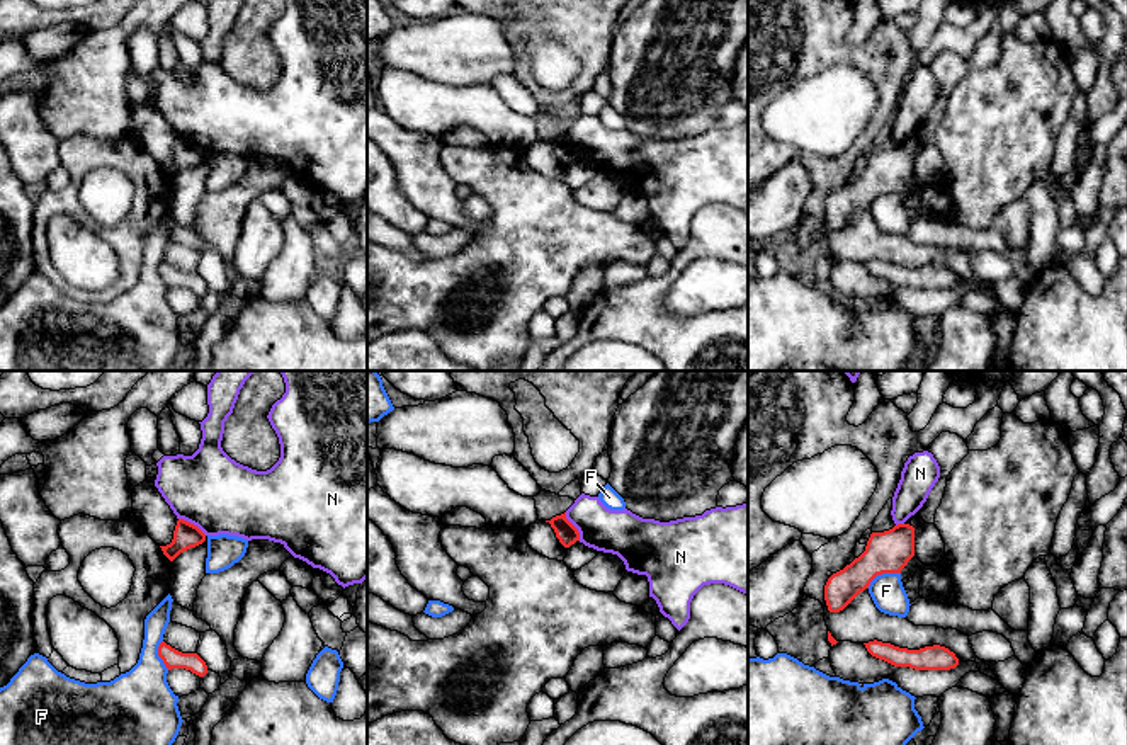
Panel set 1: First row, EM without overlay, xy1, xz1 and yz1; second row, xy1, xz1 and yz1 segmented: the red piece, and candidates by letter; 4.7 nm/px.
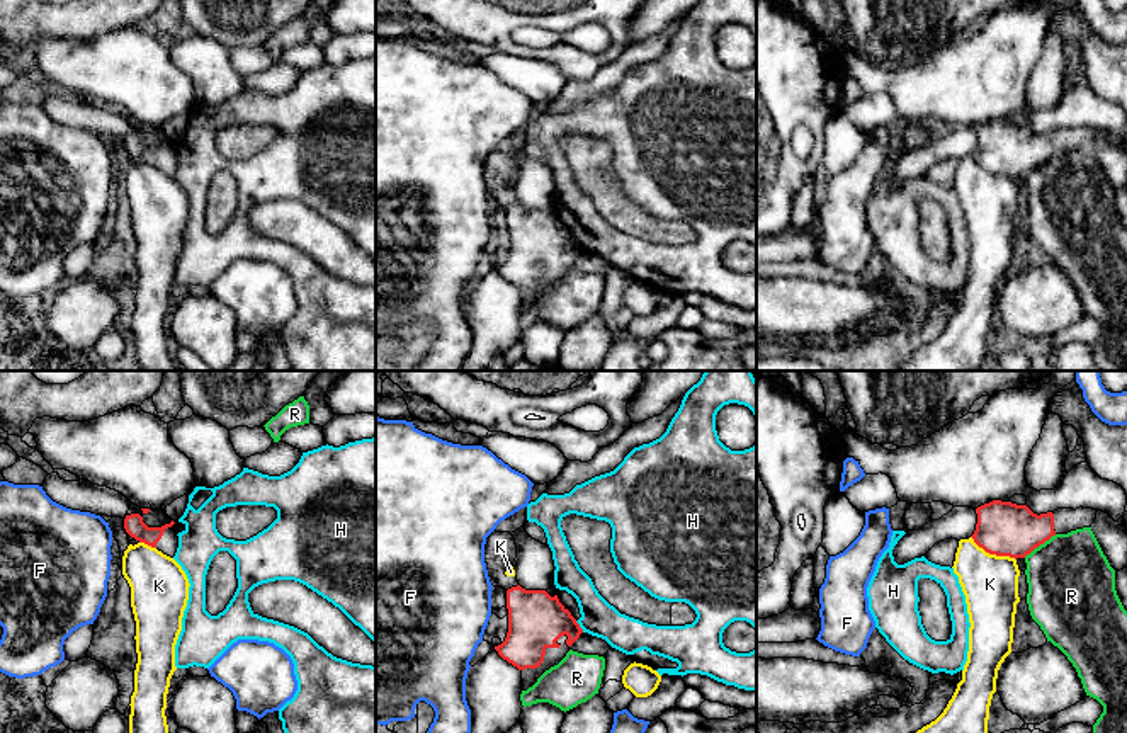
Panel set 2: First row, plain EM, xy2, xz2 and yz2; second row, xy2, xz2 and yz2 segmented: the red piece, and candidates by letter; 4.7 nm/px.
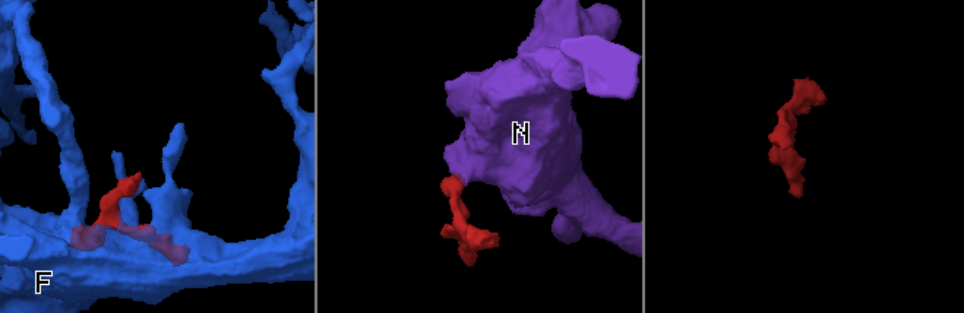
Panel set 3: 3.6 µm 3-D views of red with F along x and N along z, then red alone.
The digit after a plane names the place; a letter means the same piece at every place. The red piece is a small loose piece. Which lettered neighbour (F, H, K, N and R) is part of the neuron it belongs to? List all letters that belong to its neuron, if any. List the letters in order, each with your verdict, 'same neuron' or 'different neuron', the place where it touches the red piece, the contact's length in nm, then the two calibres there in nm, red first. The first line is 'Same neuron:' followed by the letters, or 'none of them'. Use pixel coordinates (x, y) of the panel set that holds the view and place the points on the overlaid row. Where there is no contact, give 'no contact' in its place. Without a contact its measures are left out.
Same neuron: none of them
F: different neuron; meets red in yz1 at (883, 572); contact 180 nm long; 200 nm thick on the red side, 160 nm on the other
H: different neuron; meets red in xz2 at (578, 626); contact 70 nm long; 280 nm thick on the red side, 170 nm on the other
K: different neuron; meets red in yz2 at (993, 553); contact 240 nm long; 260 nm thick on the red side, 260 nm on the other
N: different neuron; meets red in xz1 at (573, 526); contact 150 nm long; 100 nm thick on the red side, 220 nm on the other
R: different neuron; meets red in yz2 at (1039, 545); contact 190 nm long; 260 nm thick on the red side, 420 nm on the other

